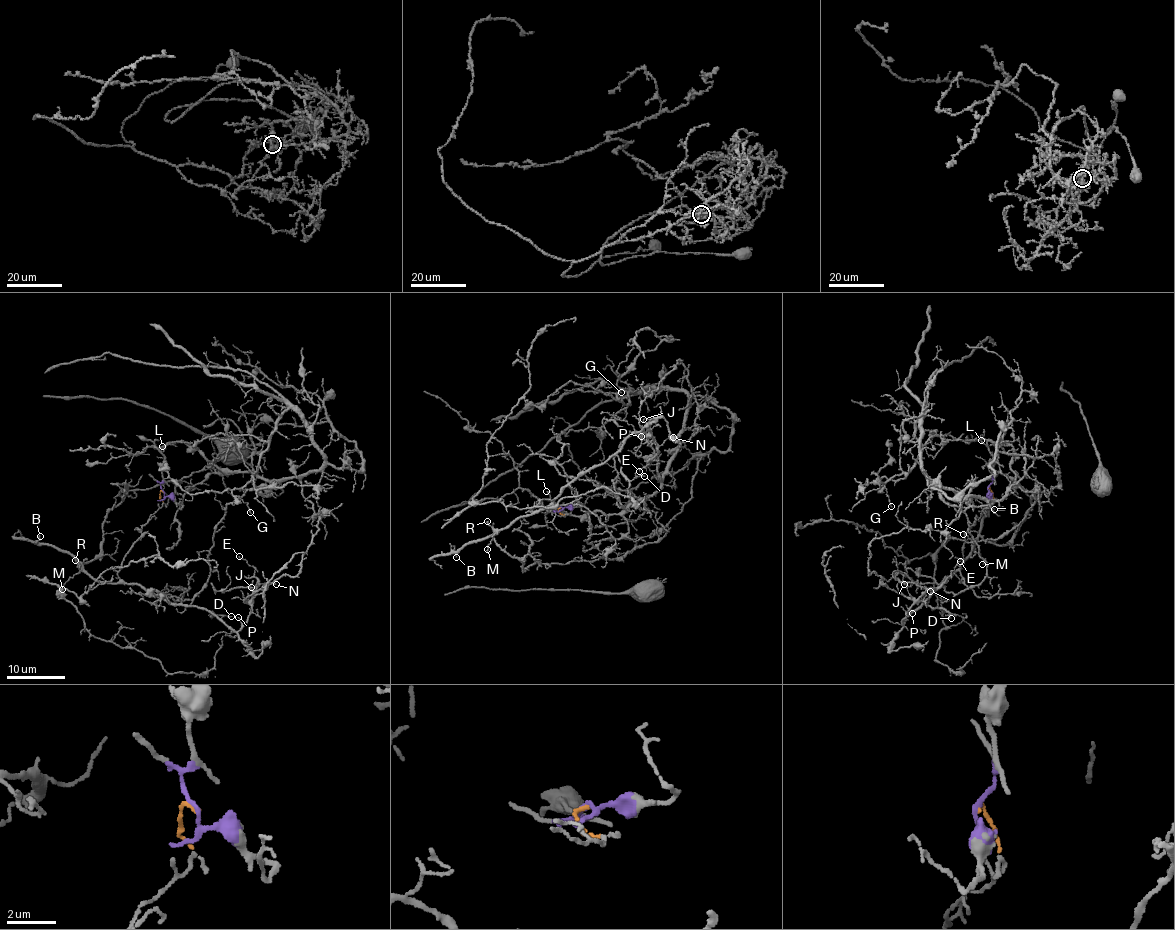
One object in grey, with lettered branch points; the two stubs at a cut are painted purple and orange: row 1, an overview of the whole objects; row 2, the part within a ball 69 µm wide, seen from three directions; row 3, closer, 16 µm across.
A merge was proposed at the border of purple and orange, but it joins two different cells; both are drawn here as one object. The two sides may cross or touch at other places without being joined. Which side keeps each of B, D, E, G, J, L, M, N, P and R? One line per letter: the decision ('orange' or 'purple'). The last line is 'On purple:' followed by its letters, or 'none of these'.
B: orange
D: orange
E: orange
G: purple
J: orange
L: purple
M: orange
N: orange
P: orange
R: orange
On purple: G, L

